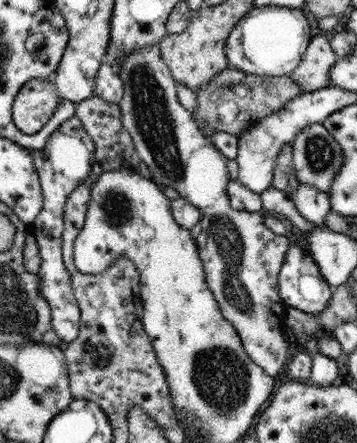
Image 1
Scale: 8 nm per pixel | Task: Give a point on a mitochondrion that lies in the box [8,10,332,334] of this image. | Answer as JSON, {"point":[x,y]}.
{"point":[151,116]}

